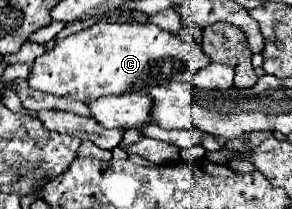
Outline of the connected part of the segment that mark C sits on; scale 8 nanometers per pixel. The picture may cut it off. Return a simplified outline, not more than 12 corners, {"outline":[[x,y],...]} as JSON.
{"outline":[[94,24],[32,64],[74,100],[192,82],[204,50],[156,24]]}

